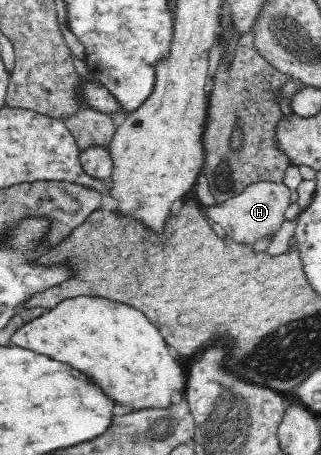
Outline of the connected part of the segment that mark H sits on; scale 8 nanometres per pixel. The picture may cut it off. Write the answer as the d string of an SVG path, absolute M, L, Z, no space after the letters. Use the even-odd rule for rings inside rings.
M269 180L250 183L239 195L229 198L219 205L202 206L211 224L221 223L225 233L237 242L255 244L263 237L272 238L281 229L286 209L290 205L291 188L285 182L277 183Z

